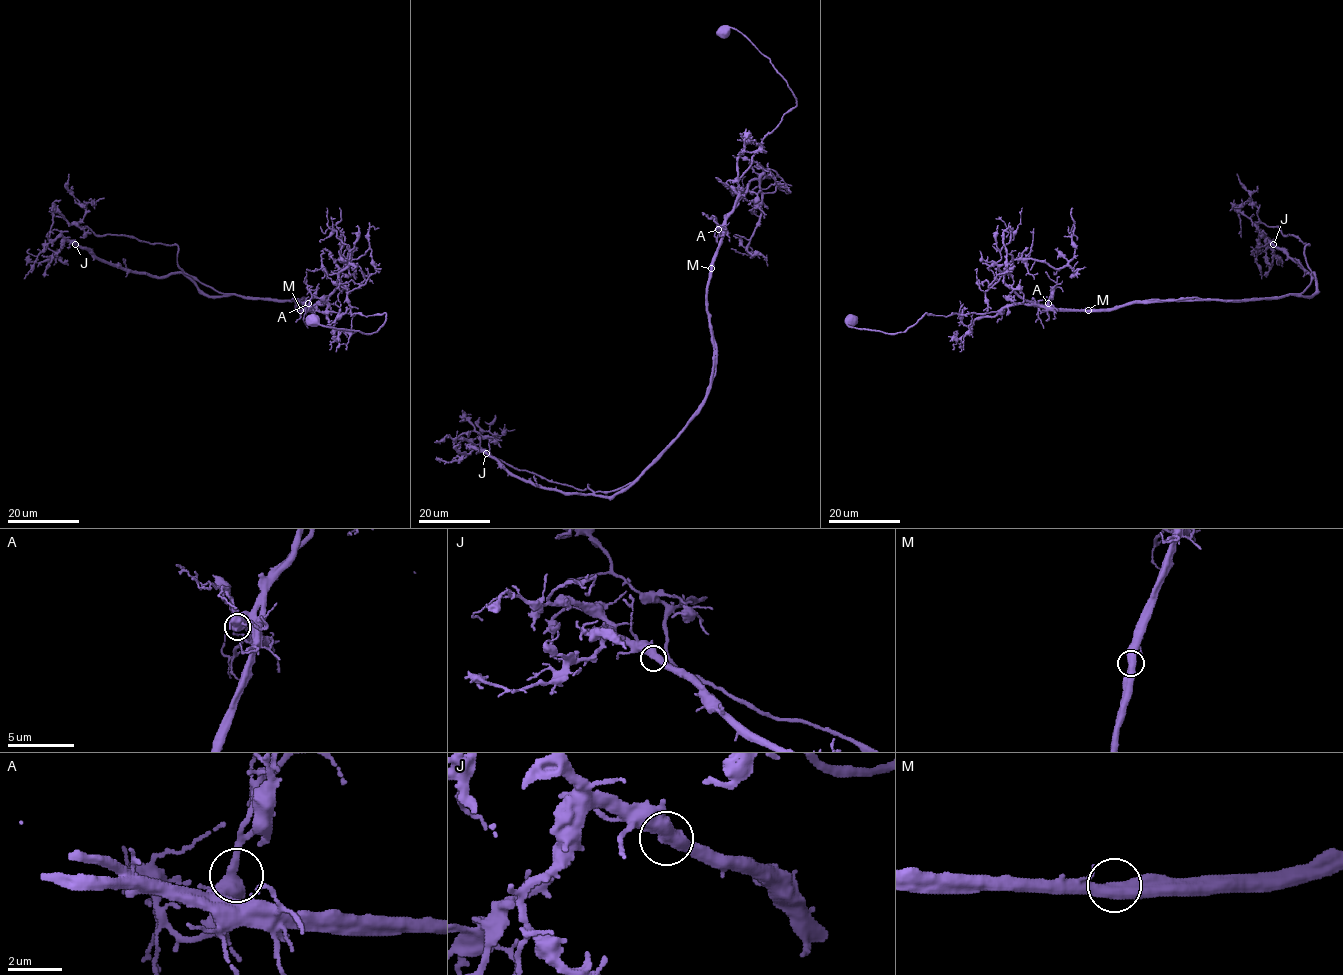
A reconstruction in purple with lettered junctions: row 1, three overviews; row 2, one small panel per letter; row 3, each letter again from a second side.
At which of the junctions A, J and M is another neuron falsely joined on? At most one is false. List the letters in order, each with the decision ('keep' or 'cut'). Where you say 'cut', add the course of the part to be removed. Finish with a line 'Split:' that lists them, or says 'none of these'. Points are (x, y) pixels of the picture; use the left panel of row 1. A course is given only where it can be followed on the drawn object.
A: keep
J: keep
M: cut; course (301, 310), (304, 297), (246, 299), (203, 284), (178, 264), (176, 244), (97, 236), (56, 212), (49, 237)
Split: M

